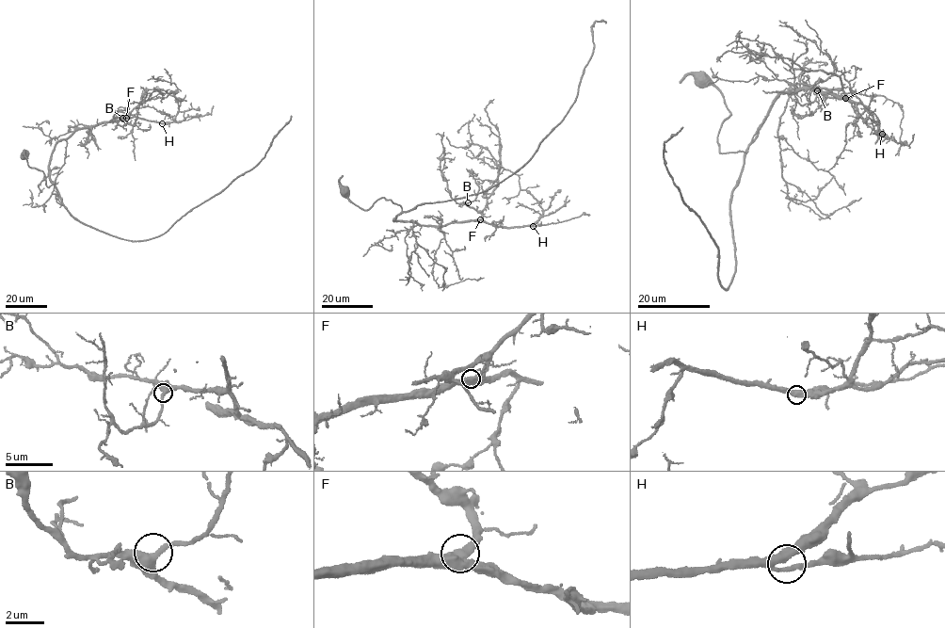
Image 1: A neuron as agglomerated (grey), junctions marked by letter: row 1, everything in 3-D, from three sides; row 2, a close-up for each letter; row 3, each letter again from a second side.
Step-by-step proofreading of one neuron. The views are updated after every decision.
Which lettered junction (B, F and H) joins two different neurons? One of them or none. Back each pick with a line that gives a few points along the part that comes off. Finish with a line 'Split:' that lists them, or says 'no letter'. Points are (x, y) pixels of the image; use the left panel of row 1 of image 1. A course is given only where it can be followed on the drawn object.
Split: no letter

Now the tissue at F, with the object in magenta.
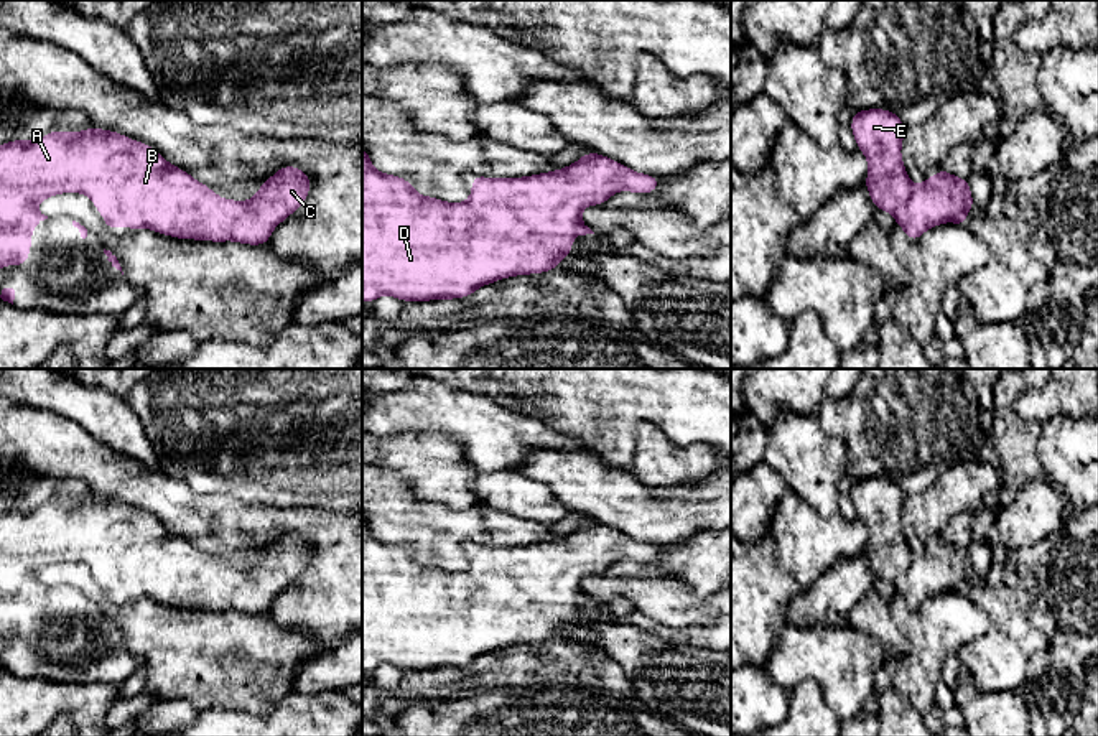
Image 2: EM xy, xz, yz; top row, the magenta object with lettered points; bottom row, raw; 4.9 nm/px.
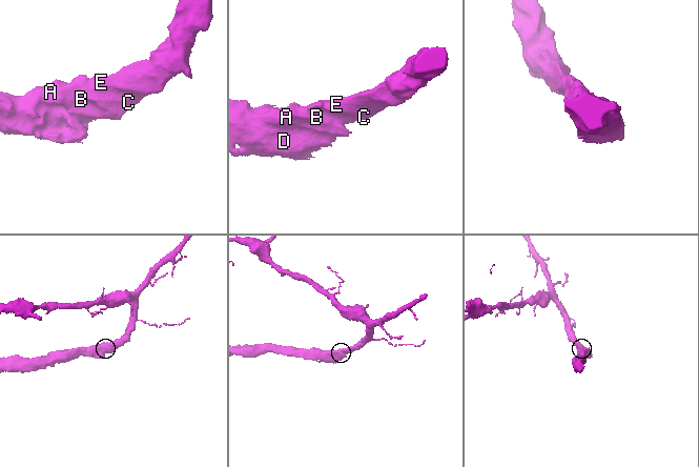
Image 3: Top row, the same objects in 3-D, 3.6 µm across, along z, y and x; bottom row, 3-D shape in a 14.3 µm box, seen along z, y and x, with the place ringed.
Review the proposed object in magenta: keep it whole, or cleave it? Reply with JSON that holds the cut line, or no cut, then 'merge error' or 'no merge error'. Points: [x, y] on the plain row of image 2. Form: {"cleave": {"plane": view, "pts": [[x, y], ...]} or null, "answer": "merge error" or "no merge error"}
{"cleave": null, "answer": "no merge error"}

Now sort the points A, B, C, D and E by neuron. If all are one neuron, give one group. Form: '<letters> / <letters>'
A B C D E

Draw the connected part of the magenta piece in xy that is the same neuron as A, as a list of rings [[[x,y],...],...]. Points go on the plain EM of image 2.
[[[91,496],[67,502],[53,499],[44,505],[26,510],[12,509],[0,514],[0,636],[25,634],[31,619],[31,599],[48,585],[36,578],[43,568],[54,563],[81,561],[94,570],[97,581],[104,583],[104,594],[115,598],[127,594],[130,599],[151,598],[176,608],[226,611],[234,609],[247,614],[265,614],[273,598],[291,585],[308,566],[309,543],[300,535],[281,535],[262,552],[257,563],[249,570],[219,566],[209,555],[199,552],[184,538],[168,532],[153,515],[132,509],[119,501]]]

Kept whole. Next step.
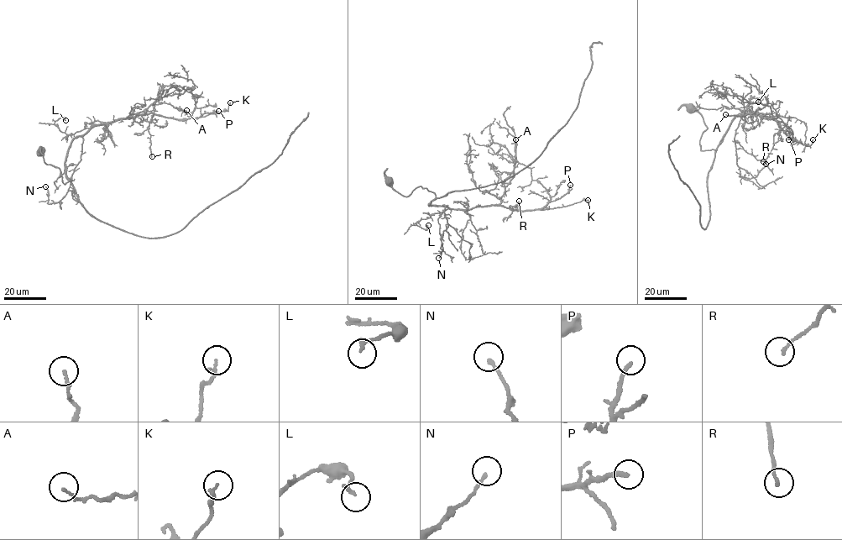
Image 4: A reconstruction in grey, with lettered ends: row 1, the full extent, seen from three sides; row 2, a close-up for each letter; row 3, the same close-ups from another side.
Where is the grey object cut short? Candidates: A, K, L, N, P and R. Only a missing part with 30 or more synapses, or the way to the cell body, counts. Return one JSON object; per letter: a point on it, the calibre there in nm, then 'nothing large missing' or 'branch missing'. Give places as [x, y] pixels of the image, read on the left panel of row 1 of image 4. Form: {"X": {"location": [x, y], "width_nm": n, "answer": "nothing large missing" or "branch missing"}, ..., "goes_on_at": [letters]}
{"A": {"location": [186, 110], "width_nm": 130, "answer": "nothing large missing"}, "K": {"location": [230, 102], "width_nm": 150, "answer": "nothing large missing"}, "L": {"location": [65, 120], "width_nm": 170, "answer": "nothing large missing"}, "N": {"location": [45, 186], "width_nm": 170, "answer": "nothing large missing"}, "P": {"location": [218, 111], "width_nm": 200, "answer": "nothing large missing"}, "R": {"location": [152, 156], "width_nm": 170, "answer": "nothing large missing"}, "goes_on_at": []}

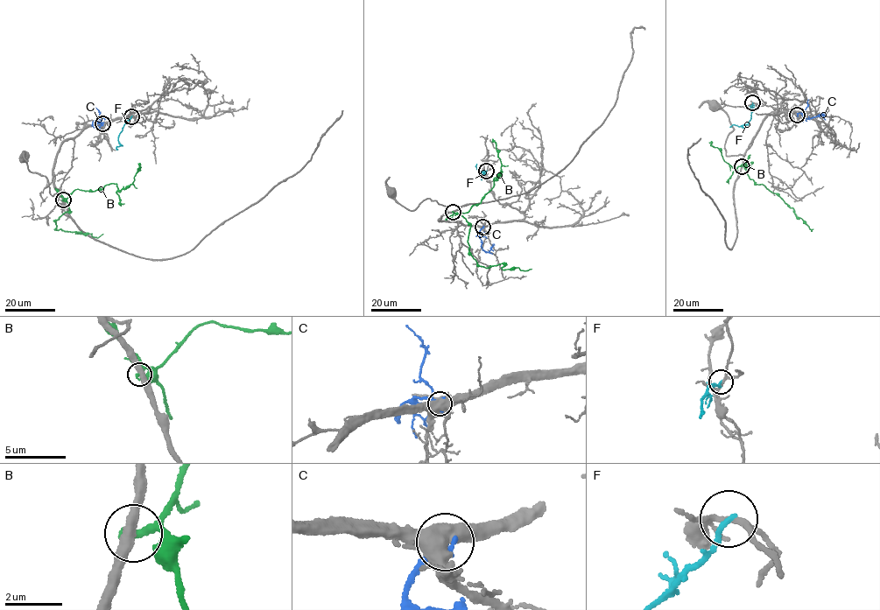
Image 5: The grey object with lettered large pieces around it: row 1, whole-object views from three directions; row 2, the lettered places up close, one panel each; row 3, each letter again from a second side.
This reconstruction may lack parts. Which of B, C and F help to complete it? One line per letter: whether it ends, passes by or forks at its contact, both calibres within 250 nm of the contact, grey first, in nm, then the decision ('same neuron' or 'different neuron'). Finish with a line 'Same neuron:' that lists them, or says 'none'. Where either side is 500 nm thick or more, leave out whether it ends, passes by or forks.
B: it passes by | 400/220 nm | different neuron
C: 600/280 nm | different neuron
F: it ends | 170/180 nm | different neuron
Same neuron: none

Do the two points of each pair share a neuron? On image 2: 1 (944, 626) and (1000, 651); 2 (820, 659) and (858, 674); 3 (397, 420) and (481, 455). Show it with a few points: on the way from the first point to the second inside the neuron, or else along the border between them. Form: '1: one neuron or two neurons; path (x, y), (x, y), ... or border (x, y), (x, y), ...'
1: two neurons; border (972, 601), (986, 614), (988, 629), (957, 652)
2: one neuron; path (830, 659), (840, 659), (848, 667)
3: one neuron; path (418, 419), (450, 419), (465, 433)

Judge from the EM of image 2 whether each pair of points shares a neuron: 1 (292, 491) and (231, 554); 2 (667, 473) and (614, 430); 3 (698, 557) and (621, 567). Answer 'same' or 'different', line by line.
1: different
2: different
3: same

